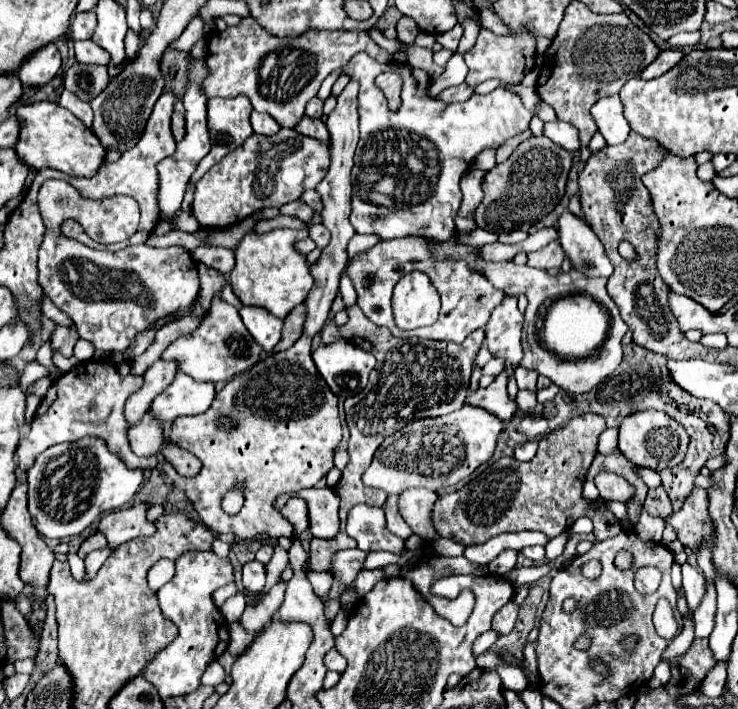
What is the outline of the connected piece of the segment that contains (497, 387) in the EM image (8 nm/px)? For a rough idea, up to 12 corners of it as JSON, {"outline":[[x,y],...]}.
{"outline":[[507,374],[469,394],[467,402],[509,422],[519,412]]}

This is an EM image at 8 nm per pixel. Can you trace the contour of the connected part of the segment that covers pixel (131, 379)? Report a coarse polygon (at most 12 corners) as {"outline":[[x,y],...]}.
{"outline":[[87,360],[43,396],[19,440],[17,482],[53,444],[101,436],[128,468],[123,408],[143,376]]}

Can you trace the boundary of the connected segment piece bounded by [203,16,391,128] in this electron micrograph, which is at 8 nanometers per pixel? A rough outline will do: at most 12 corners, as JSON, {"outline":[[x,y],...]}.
{"outline":[[243,18],[209,38],[203,94],[245,94],[293,128],[363,30],[271,36]]}

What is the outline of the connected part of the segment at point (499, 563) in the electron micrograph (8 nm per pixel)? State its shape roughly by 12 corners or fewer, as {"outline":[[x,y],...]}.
{"outline":[[501,552],[491,564],[491,575],[504,576],[515,568],[518,552]]}

